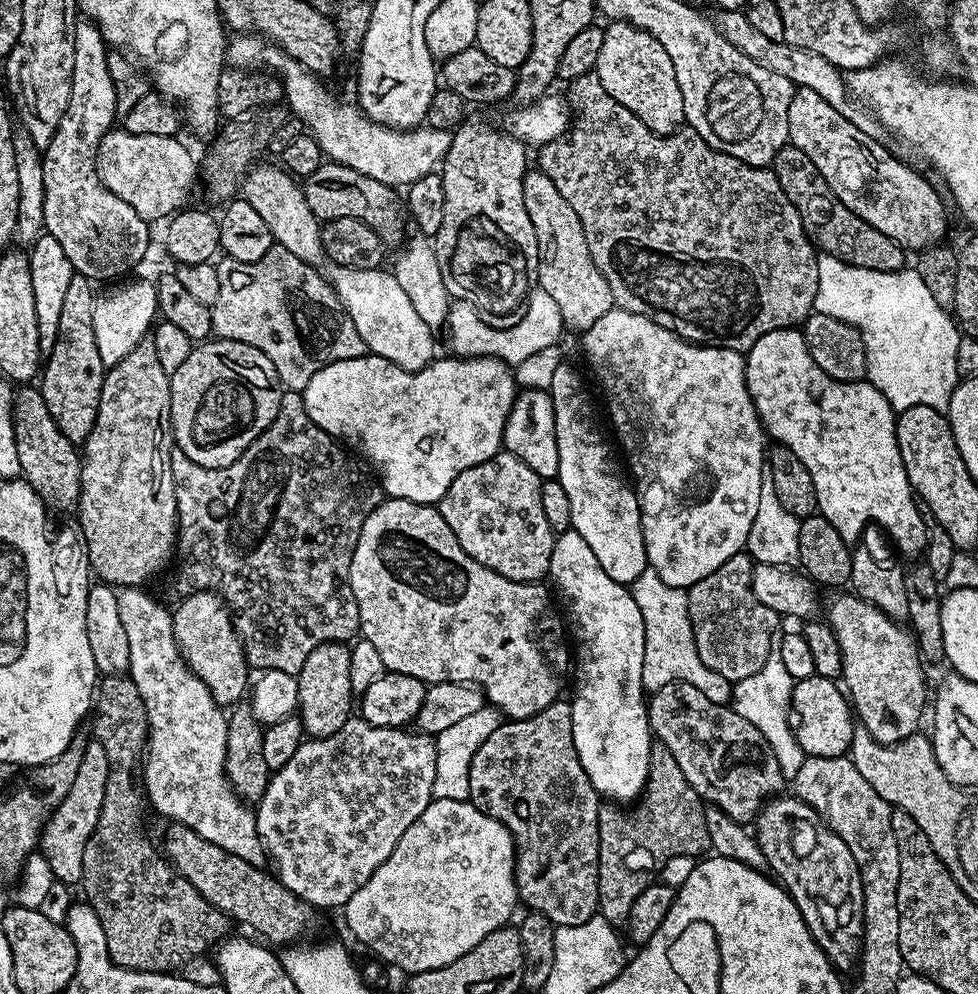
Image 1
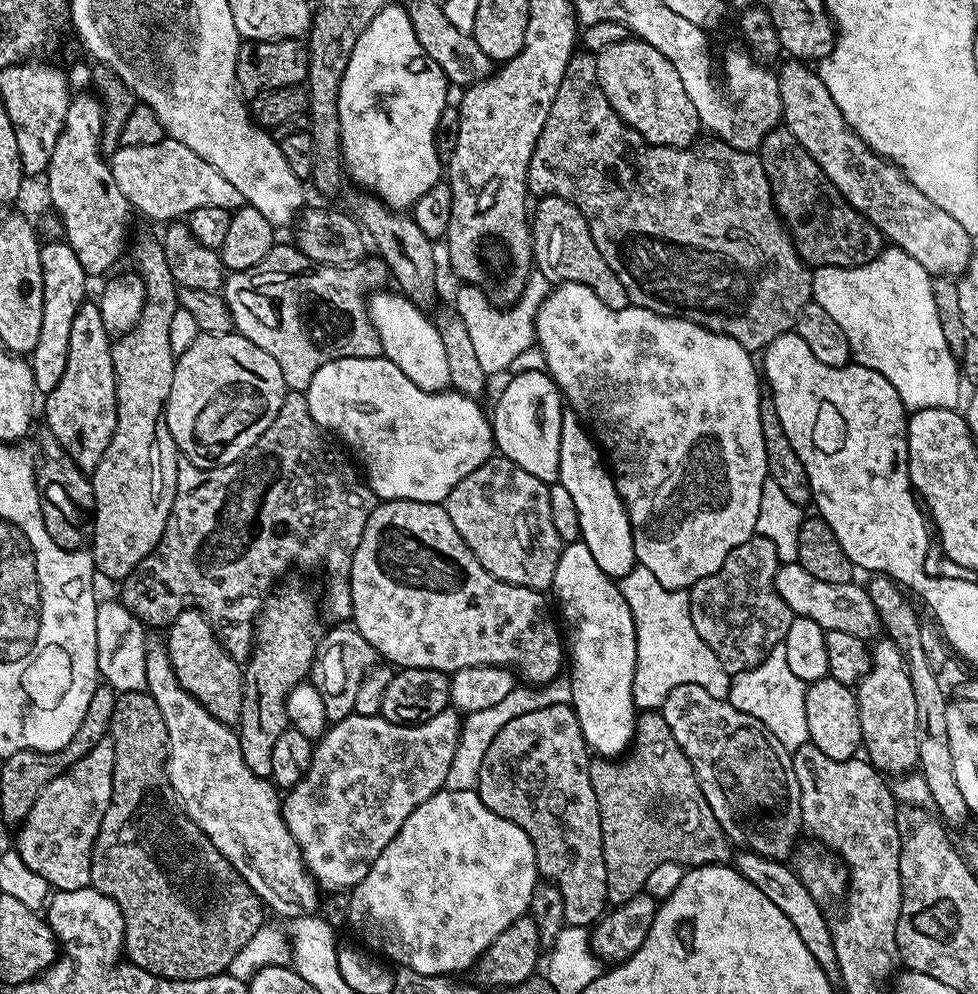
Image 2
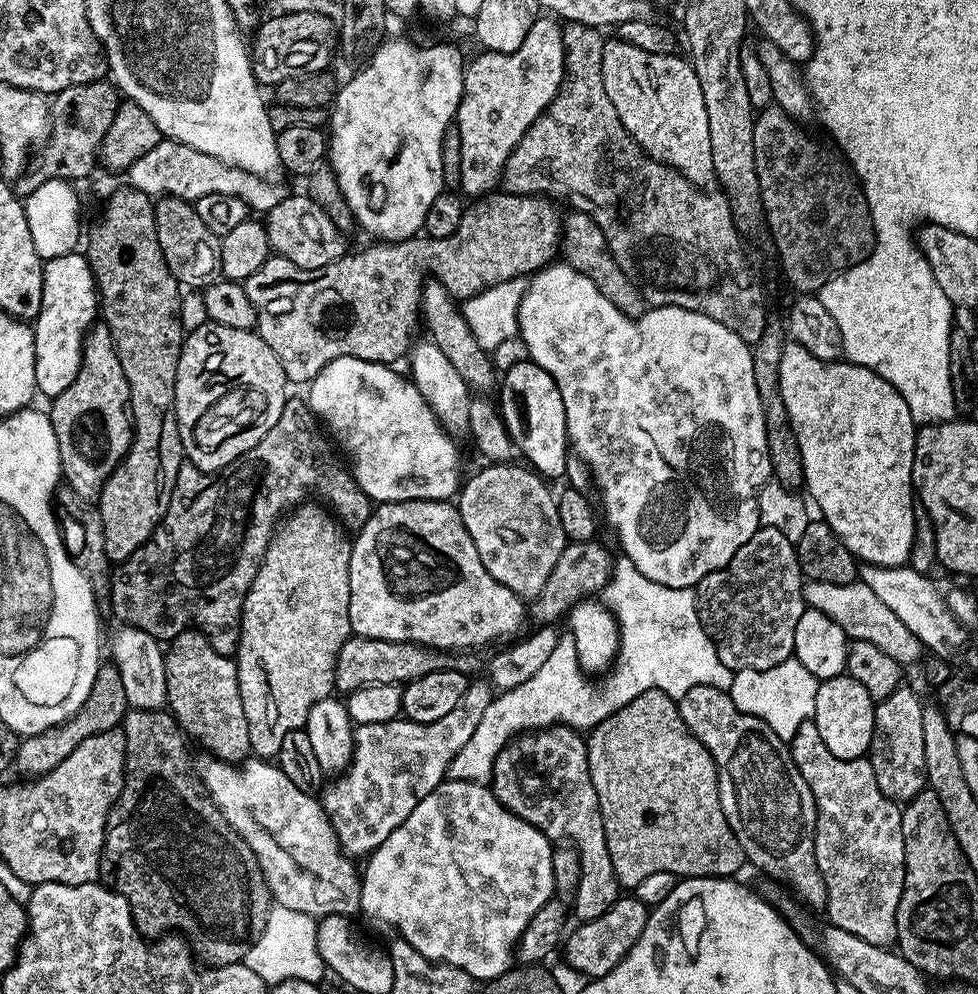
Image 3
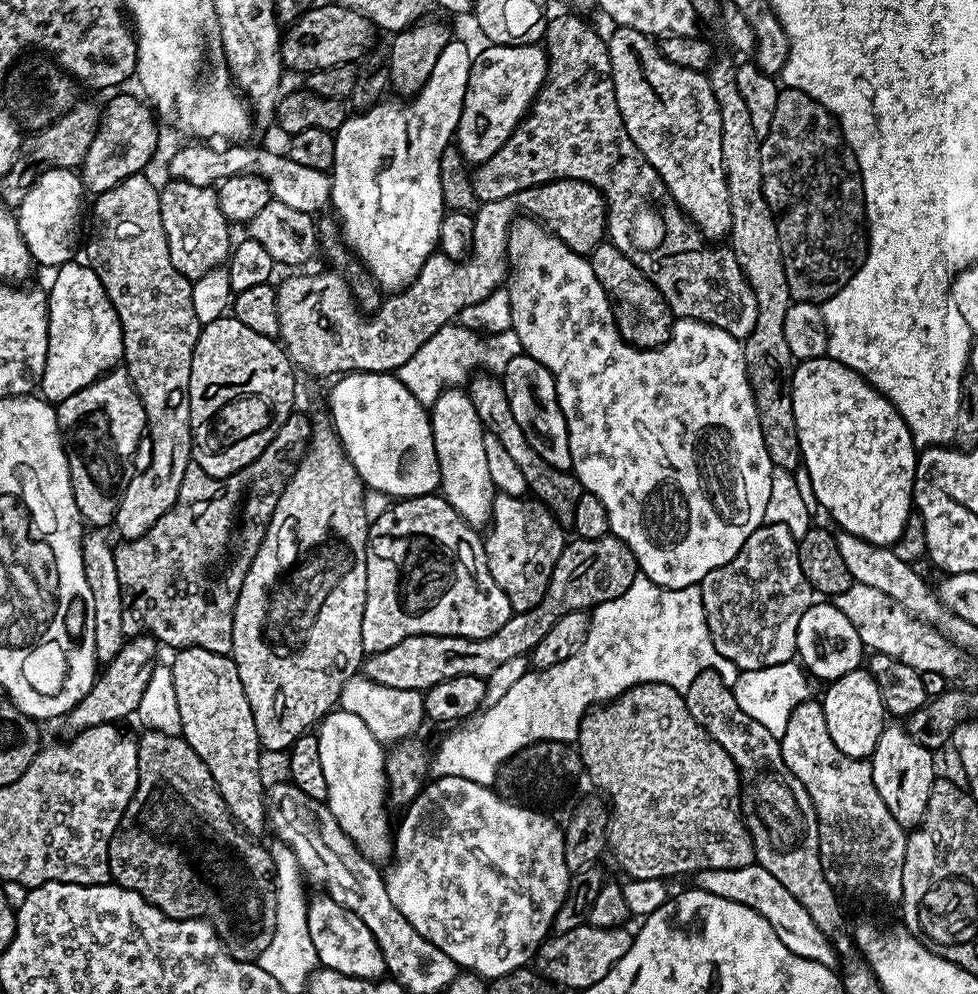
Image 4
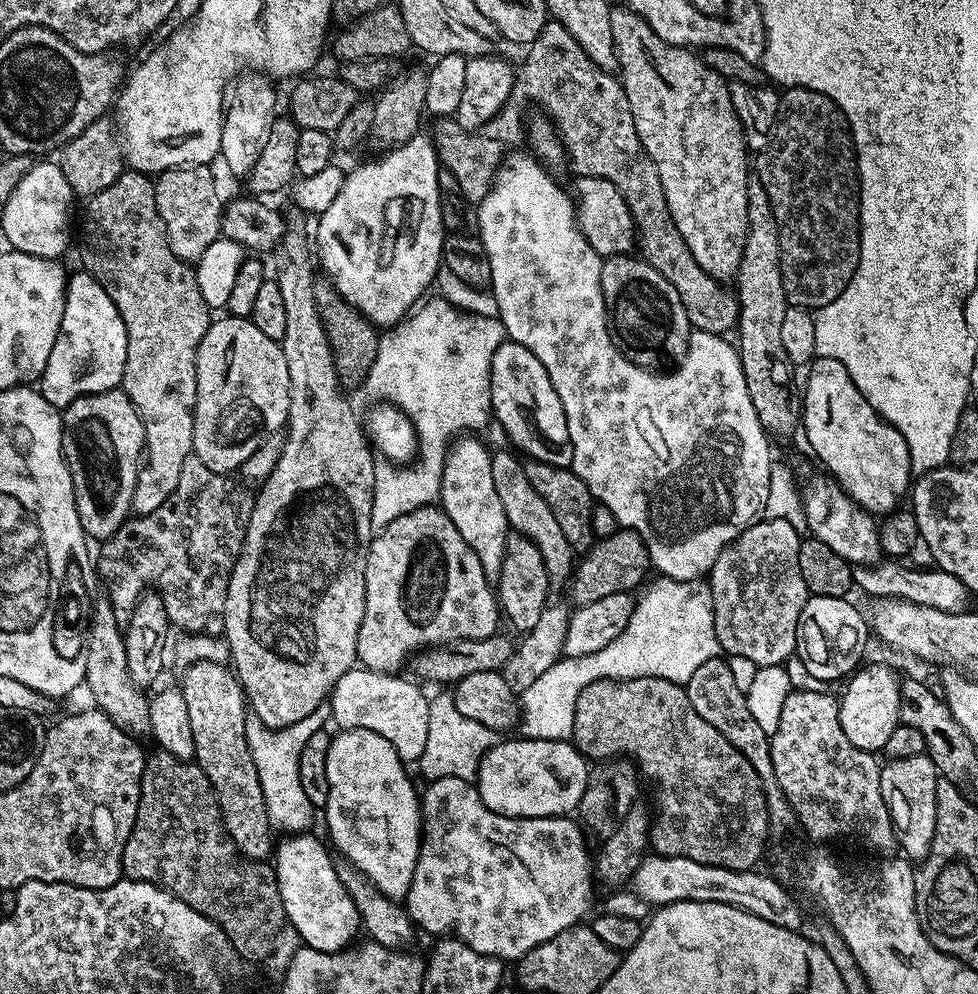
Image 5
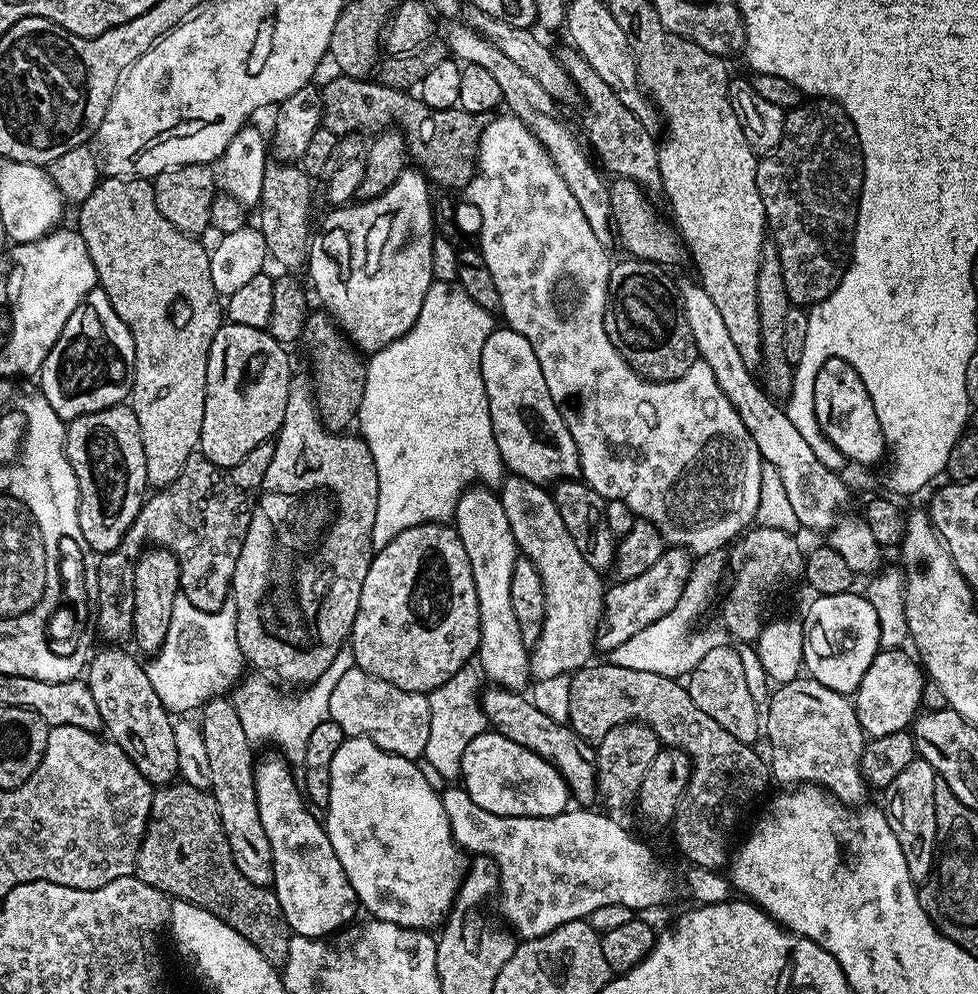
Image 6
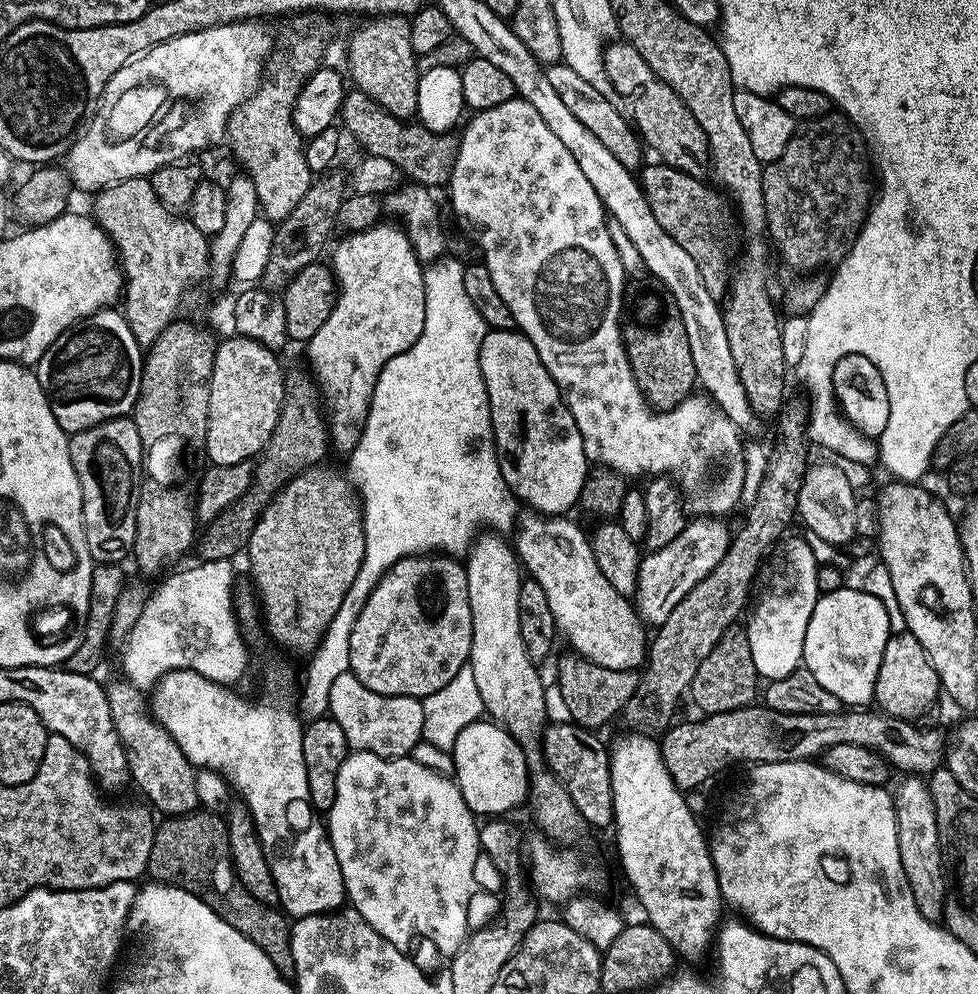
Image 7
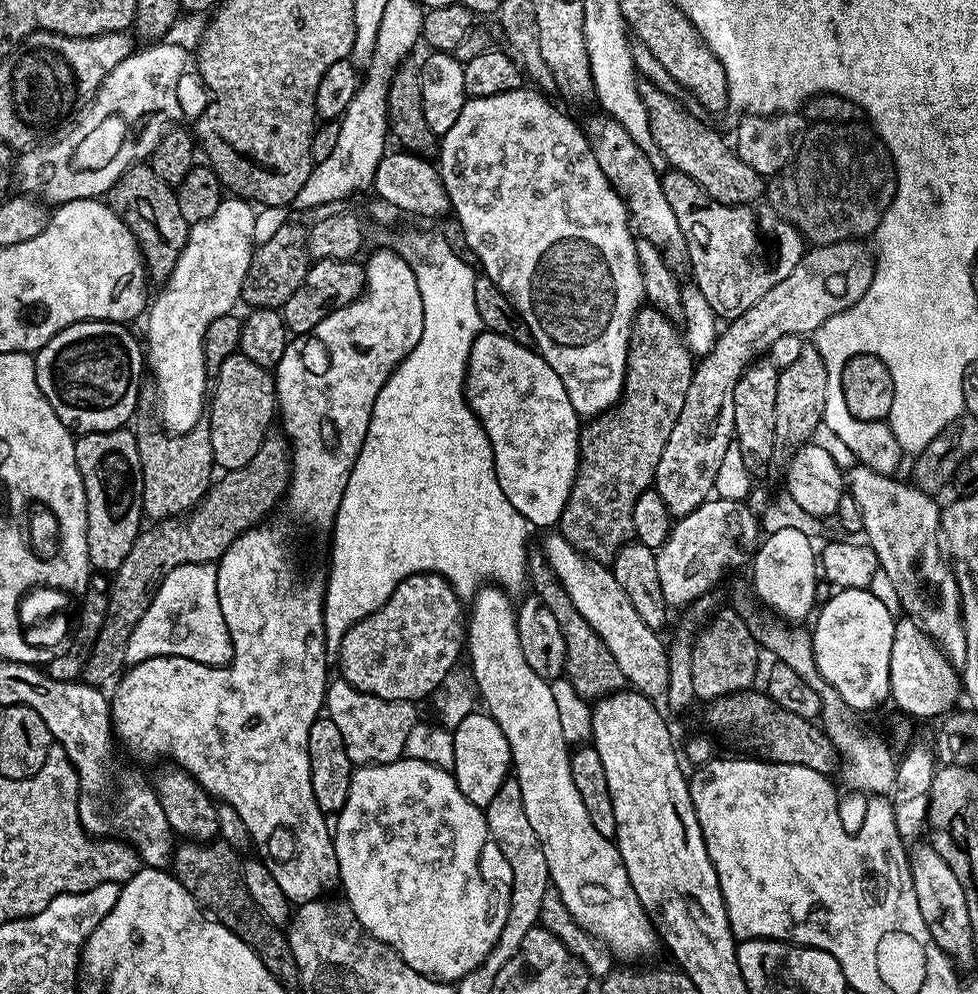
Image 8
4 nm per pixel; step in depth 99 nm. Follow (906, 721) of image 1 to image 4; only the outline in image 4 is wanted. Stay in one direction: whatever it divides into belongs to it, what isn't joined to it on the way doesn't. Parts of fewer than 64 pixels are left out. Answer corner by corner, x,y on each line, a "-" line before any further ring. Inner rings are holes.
889,723
878,738
878,746
872,752
870,763
874,786
886,802
886,810
904,827
911,830
926,814
926,802
930,802
930,790
938,778
933,749
922,746
910,738
907,727

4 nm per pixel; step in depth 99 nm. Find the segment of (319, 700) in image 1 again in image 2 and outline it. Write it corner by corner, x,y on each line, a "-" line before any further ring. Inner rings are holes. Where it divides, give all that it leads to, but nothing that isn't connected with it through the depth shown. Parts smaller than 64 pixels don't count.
332,626
323,633
316,646
316,657
312,659
310,683
320,689
320,697
326,706
329,721
335,722
353,715
356,711
356,691
366,674
378,663
378,654
366,638
354,626

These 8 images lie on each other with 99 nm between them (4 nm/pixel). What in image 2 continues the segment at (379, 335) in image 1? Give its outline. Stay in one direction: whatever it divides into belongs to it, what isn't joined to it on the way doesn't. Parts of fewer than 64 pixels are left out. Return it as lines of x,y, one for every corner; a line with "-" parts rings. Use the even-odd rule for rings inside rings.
376,290
367,297
368,317
372,320
372,325
376,327
376,333
380,335
380,347
383,355
414,382
423,392
443,392
451,385
450,362
446,362
446,346
442,346
442,334
435,323
428,321
428,316
423,307
417,306
403,294
397,294
395,291
384,292
388,290

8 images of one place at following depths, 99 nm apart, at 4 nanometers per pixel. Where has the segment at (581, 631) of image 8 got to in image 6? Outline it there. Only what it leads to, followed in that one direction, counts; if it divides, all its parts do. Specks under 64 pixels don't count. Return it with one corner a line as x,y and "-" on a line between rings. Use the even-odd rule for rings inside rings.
596,663
571,673
567,723
583,740
598,742
614,726
639,722
654,730
661,745
686,753
692,761
692,773
670,831
676,835
676,848
689,860
689,865
723,869
730,860
728,839
740,816
740,808
762,795
770,785
769,761
765,757
763,760
753,745
738,742
734,734
722,730
710,714
698,710
694,698
690,698
687,687
679,679
650,674
650,670
625,674
626,669
617,664

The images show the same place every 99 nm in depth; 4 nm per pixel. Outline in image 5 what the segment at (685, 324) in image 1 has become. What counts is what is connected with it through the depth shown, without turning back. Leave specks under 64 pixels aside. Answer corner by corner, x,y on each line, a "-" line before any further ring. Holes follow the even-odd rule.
549,19
542,26
527,52
524,65
518,68
512,96
493,120
475,132
468,132
456,119
440,118
435,121
436,129
430,132
442,168
454,174
467,203
476,206
486,198
504,157
519,145
516,144
519,140
525,139
523,100
533,100
548,108
547,119
560,133
567,159
572,159
573,173
614,182
632,218
635,235
640,235
639,255
678,290
678,298
682,298
682,306
686,306
686,318
693,329
717,334
728,334
724,332
731,328
733,331
740,318
740,302
735,291
728,289
727,292
721,281
706,274
706,270
694,262
694,254
690,254
682,234
678,234
678,226
674,226
674,218
670,218
670,206
666,206
662,178
658,178
658,170
646,154
638,130
634,130
624,85
613,73
597,66
586,50
578,46
574,34
557,20

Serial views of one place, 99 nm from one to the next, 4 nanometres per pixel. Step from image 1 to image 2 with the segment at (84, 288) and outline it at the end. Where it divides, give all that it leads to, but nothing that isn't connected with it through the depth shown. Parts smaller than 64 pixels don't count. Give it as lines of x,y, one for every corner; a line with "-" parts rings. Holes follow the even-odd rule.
85,302
74,314
74,322
70,325
70,342
66,350
66,368
58,378
54,390
44,397
44,420
47,431
74,458
74,462
83,472
91,474
102,460
106,446
112,441
116,425
116,379
114,378
114,362
112,361
113,337
103,324
102,314
96,302

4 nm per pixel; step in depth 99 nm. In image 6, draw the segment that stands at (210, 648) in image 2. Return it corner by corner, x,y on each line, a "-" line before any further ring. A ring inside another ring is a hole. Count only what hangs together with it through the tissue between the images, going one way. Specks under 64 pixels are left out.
212,698
203,705
204,720
199,721
200,733
206,746
206,755
210,757
211,793
218,802
218,814
222,818
222,830
226,830
226,842
230,842
230,854
234,858
234,866
254,886
272,888
274,882
274,854
270,850
270,838
266,838
266,829
262,826
262,818
258,814
258,794
256,793
256,770
252,752
254,746
246,738
246,730
242,730
242,721
234,711
231,699

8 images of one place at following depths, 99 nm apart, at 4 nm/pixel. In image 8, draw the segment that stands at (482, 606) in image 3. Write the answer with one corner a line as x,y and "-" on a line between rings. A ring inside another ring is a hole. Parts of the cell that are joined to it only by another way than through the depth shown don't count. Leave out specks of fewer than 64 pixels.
419,572
413,576
408,576
394,590
394,594
390,594
390,598
382,605
378,612
370,614
364,620
359,620
357,624
342,638
338,649
340,655
340,672
339,675
346,681
350,682
350,686
354,686
358,690
362,690
366,694
374,694
383,700
410,700
420,702
420,699
431,697
439,688
441,682
449,676
457,667
456,659
461,659
462,653
466,648
466,608
462,603
460,596
450,586
450,582
446,578
442,578
437,572

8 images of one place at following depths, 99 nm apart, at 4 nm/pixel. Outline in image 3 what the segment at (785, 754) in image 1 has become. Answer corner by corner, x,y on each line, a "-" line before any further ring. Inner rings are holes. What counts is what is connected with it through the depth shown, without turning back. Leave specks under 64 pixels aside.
795,656
764,671
742,670
732,675
729,696
743,713
765,721
785,742
790,742
804,720
811,720
819,680

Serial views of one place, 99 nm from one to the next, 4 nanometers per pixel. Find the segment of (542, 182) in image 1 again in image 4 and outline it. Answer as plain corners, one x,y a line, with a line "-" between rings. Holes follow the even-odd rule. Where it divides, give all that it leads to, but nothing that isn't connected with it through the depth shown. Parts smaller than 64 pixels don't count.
611,242
597,244
590,254
592,269
612,304
612,316
616,320
616,328
627,344
634,348
658,348
669,343
672,334
674,317
668,309
668,303
662,298
660,291
618,250

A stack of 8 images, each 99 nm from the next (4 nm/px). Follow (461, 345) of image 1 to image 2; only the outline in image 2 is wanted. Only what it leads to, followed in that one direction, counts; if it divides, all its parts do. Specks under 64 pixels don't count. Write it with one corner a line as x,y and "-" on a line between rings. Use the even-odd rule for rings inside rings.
539,270
528,275
524,292
511,307
493,304
481,288
472,284
460,286
456,292
454,312
466,326
466,334
470,334
470,342
474,342
474,355
478,357
478,363
482,365
484,372
503,373
510,366
510,362
514,362
514,358
522,354
522,350
536,344
536,315
549,291
548,279

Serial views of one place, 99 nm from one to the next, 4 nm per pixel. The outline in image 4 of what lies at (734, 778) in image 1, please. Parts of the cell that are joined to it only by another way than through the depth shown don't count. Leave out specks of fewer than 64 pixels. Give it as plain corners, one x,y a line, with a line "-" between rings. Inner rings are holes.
709,670
698,674
698,678
694,678
694,682
690,682
688,691
684,693
684,701
690,714
694,714
694,718
711,734
714,742
718,742
718,746
722,746
722,750
726,750
726,754
730,754
730,758
734,758
734,766
740,771
742,785
740,815
745,826
748,827
748,833
752,839
756,855
755,863
770,870
770,874
774,874
774,878
778,878
778,882
782,882
782,886
786,886
786,890
790,890
790,894
794,894
794,898
798,898
798,902
802,902
806,914
810,914
810,918
814,918
814,926
818,926
818,930
822,930
822,934
828,936
837,953
844,954
844,952
853,951
853,937
849,933
847,936
846,933
840,932
844,928
844,912
840,909
839,900
841,897
838,895
837,889
832,888
824,876
824,867
820,861
818,822
812,799
810,794
806,794
806,786
802,786
802,782
798,782
798,778
794,778
790,774
780,753
779,739
770,734
765,726
759,725
742,712
738,702
735,701
735,694
729,681
721,678
714,671

